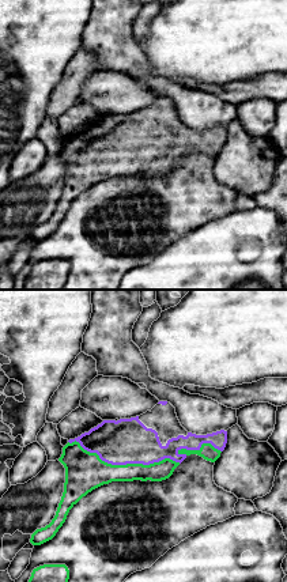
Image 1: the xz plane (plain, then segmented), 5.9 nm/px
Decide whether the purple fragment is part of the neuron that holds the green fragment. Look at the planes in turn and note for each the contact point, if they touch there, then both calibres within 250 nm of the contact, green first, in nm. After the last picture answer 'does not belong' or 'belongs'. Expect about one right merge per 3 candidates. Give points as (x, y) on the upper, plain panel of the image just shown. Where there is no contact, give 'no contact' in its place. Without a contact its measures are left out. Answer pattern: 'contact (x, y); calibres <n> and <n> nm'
contact (124, 161); calibres 240 and 280 nm

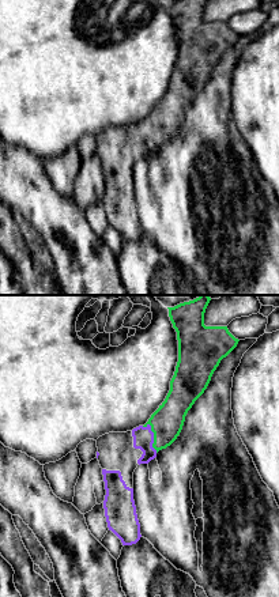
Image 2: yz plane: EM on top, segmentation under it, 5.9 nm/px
contact (154, 133); calibres 190 and 130 nm

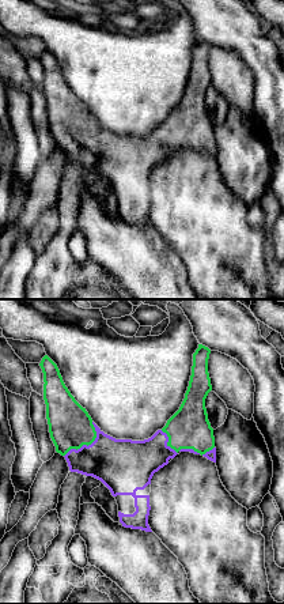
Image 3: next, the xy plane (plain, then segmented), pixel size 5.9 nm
contact (184, 143); calibres 240 and 220 nm

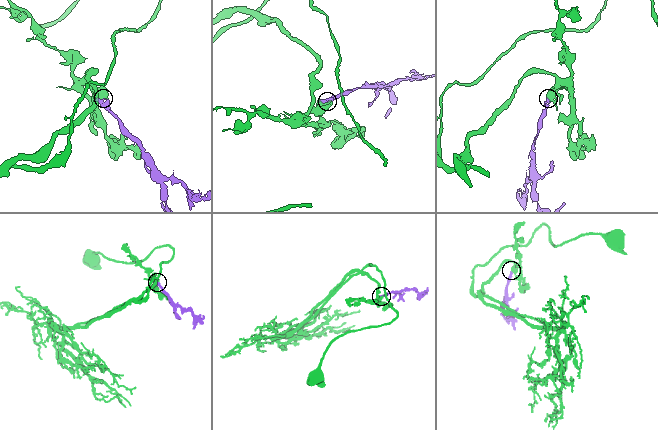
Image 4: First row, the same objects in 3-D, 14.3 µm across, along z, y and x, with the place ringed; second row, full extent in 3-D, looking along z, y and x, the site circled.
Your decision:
belongs

